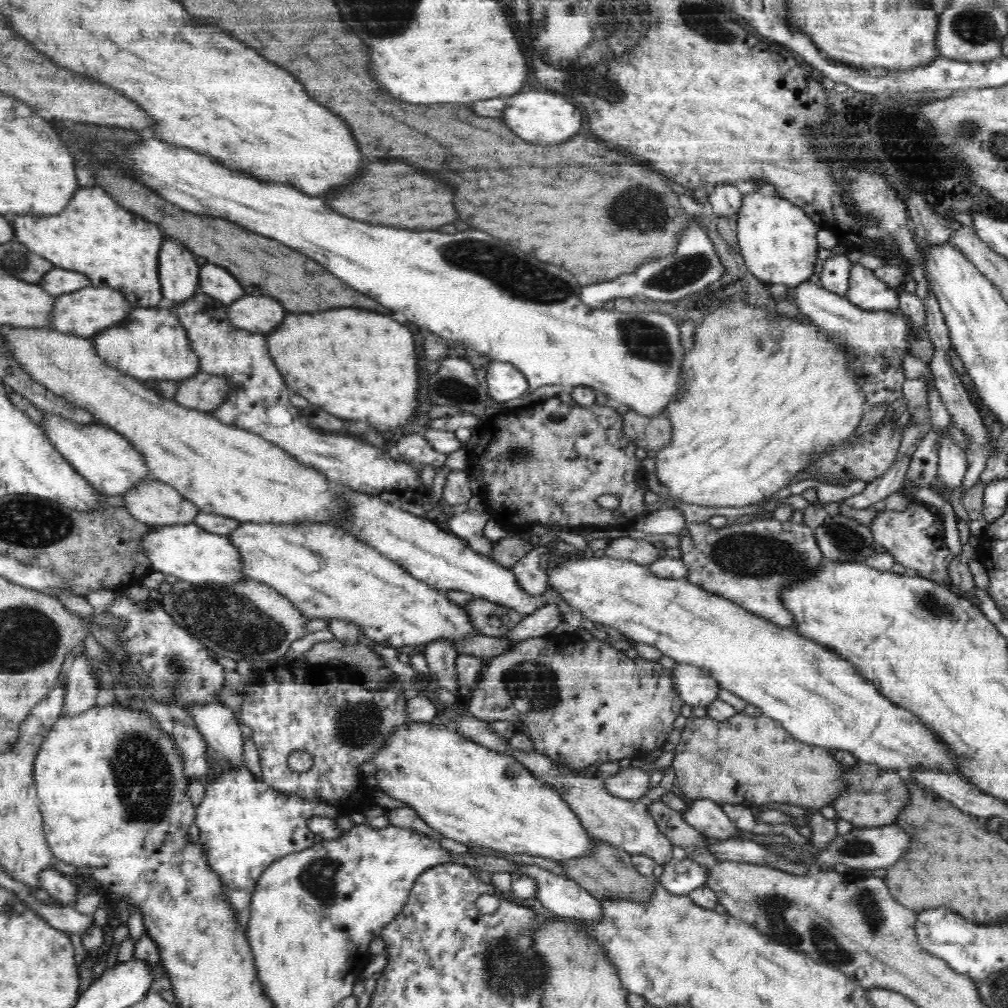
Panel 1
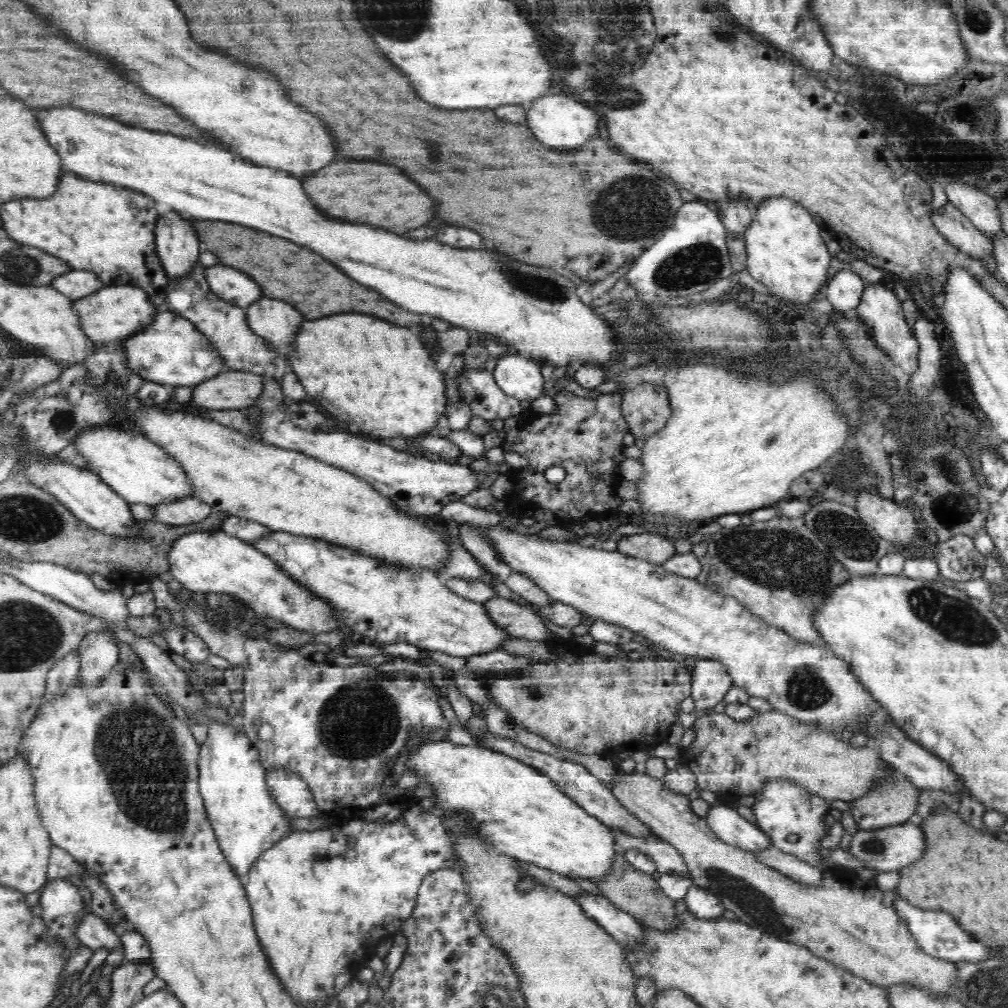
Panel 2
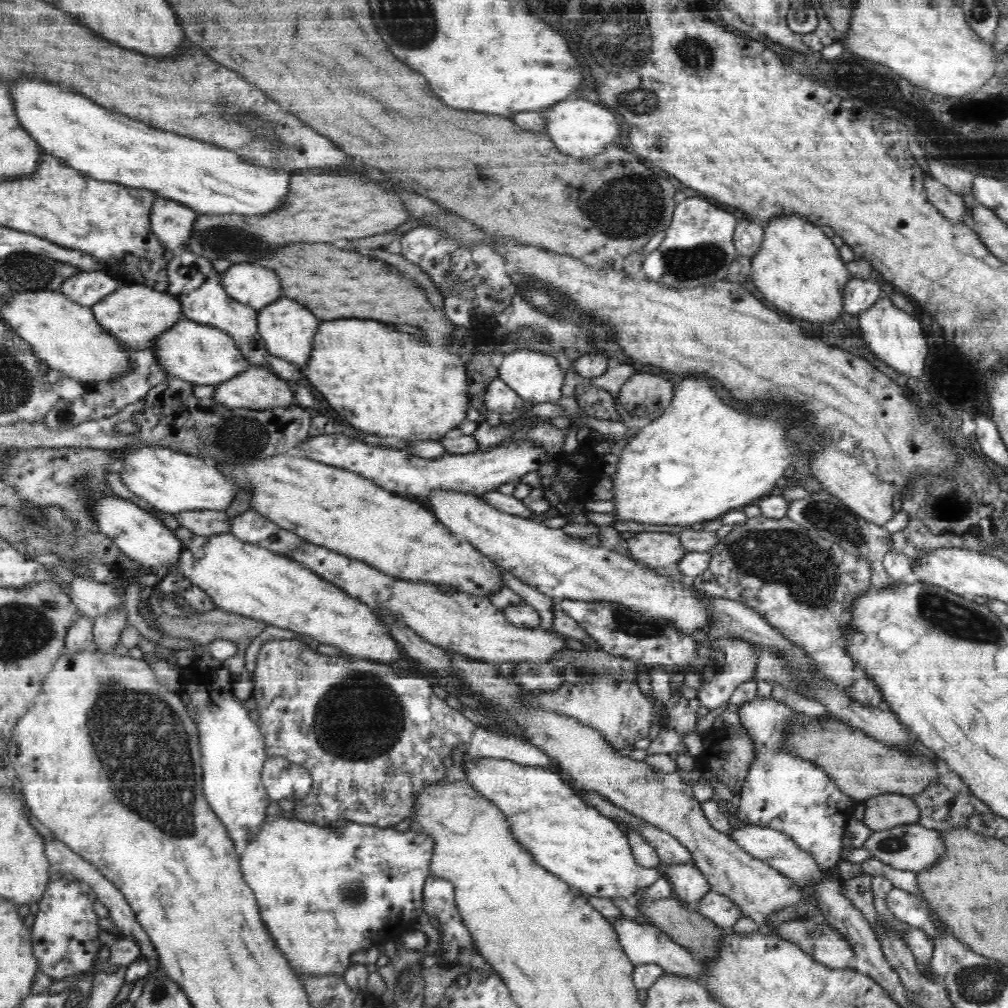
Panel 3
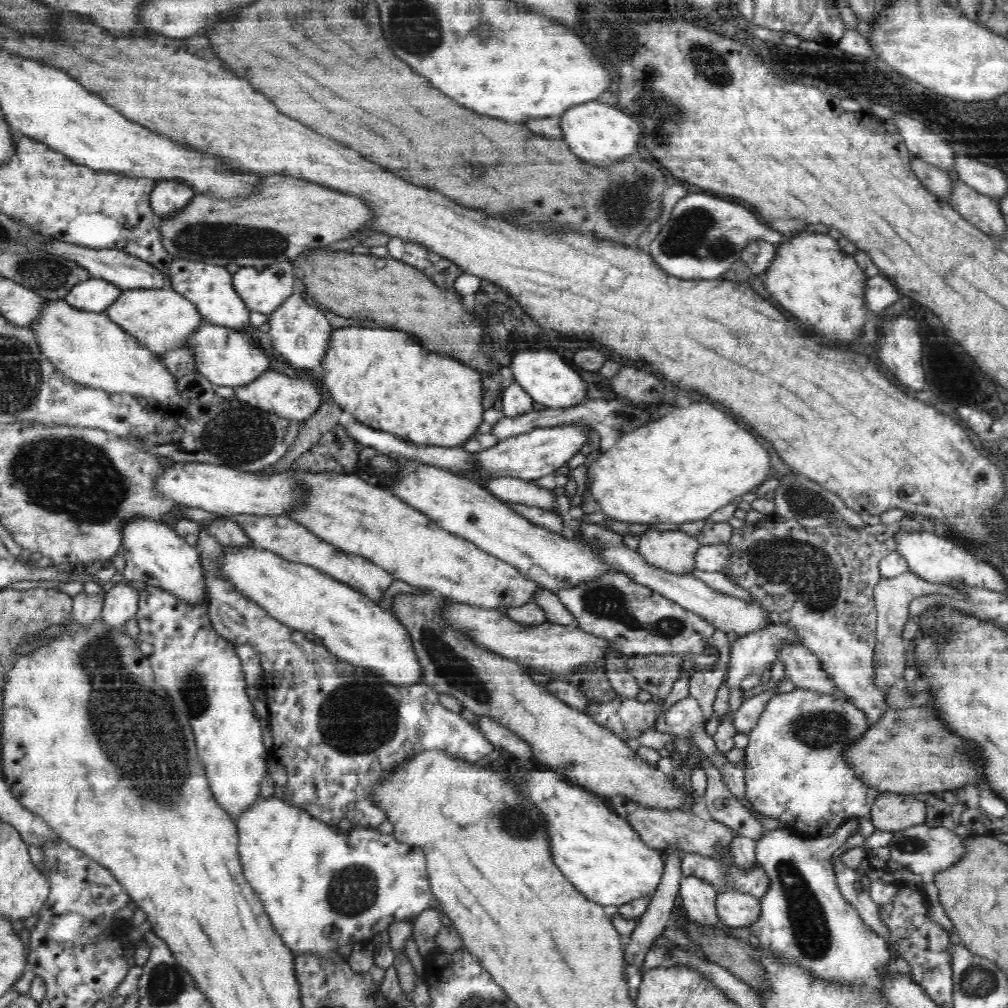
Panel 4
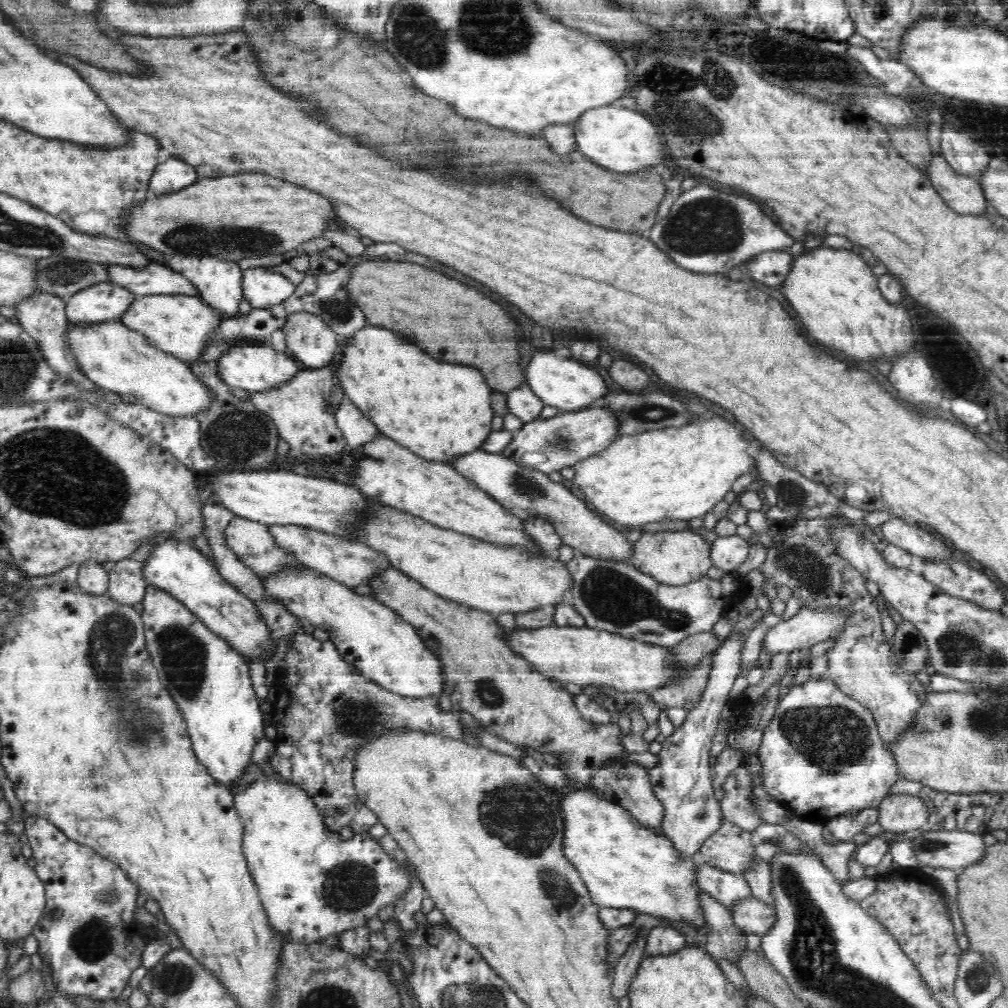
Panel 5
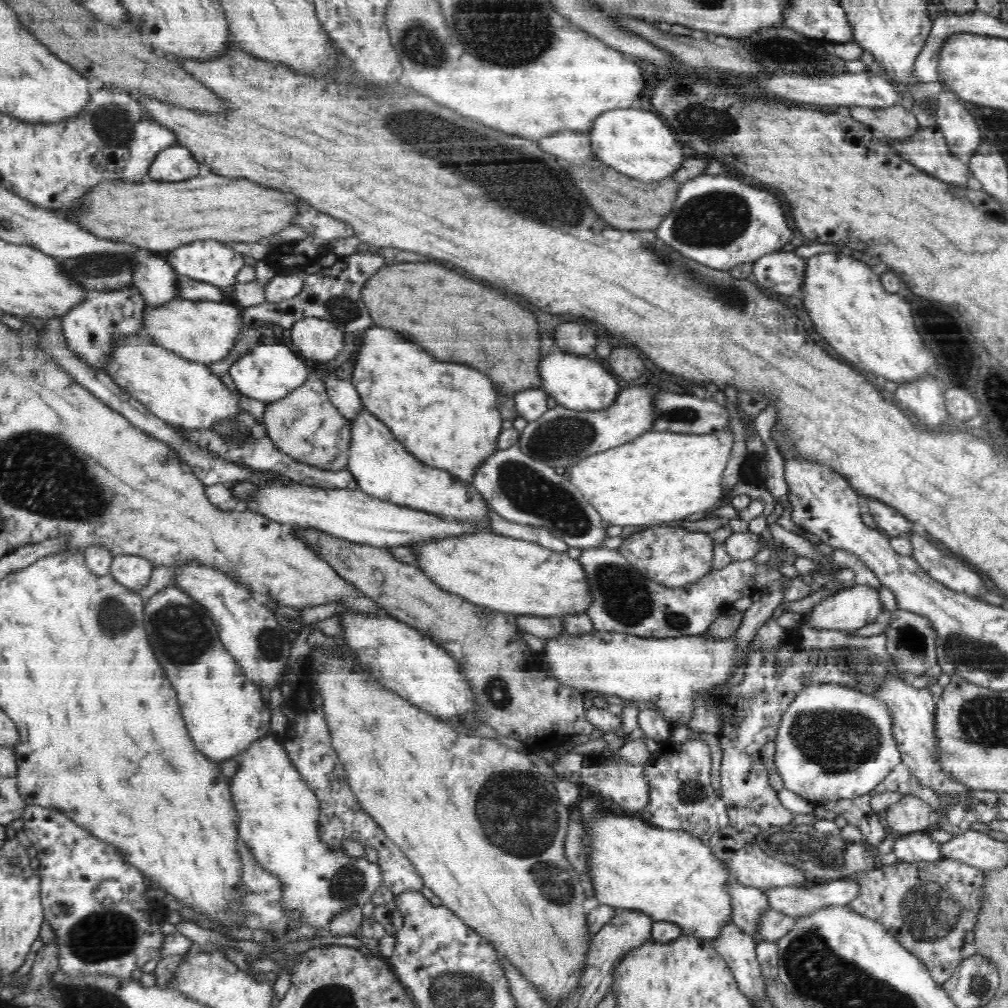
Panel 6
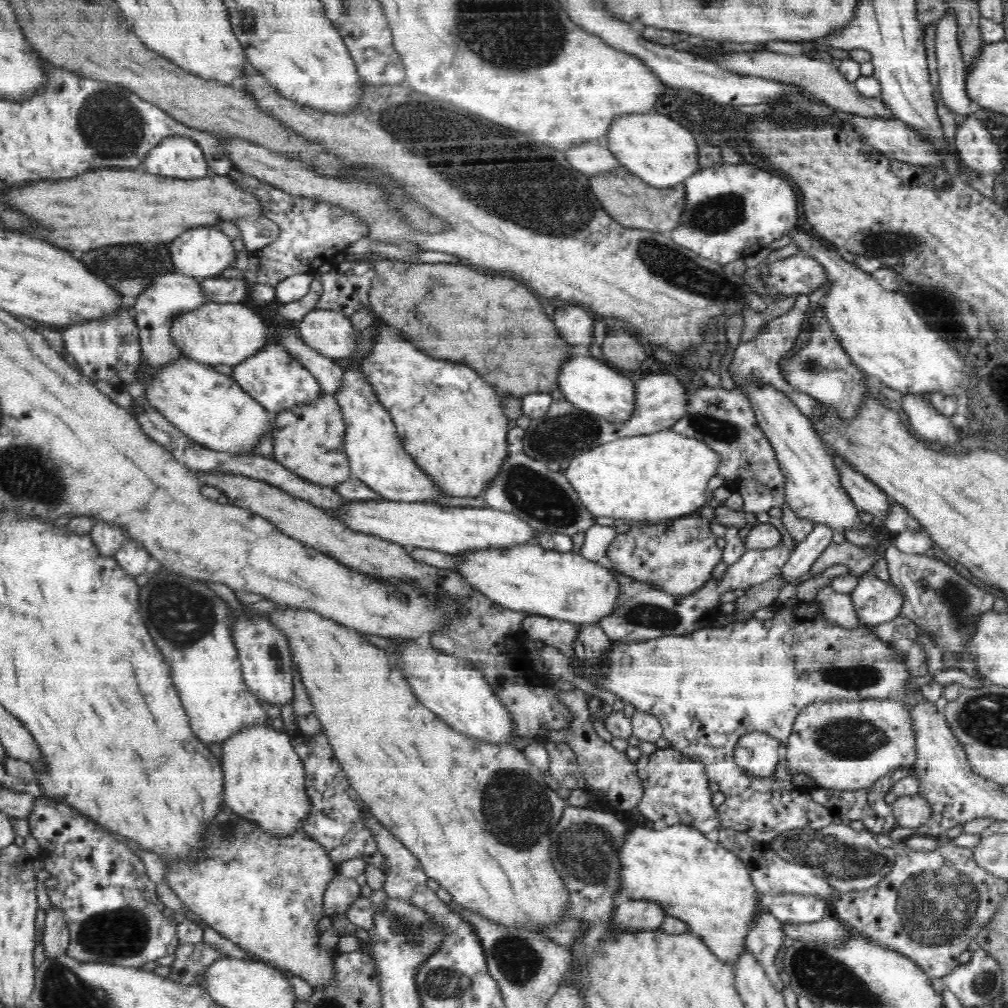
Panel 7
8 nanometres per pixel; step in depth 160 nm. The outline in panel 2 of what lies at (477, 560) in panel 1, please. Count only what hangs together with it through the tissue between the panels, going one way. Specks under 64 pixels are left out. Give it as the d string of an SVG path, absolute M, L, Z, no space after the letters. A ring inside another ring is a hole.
M454 538L451 544L455 545L455 552L453 553L453 560L451 567L446 572L440 572L440 578L448 580L449 578L462 578L462 580L480 580L491 585L494 584L494 577L490 572L487 572L477 561L466 552Z

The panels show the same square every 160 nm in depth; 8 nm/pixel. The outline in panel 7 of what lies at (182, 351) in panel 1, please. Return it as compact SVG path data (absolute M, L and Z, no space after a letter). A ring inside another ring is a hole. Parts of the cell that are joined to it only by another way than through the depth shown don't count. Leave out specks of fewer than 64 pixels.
M274 343L267 344L258 354L233 367L232 377L254 400L259 401L273 415L291 410L294 406L316 402L318 398L324 396L324 389L315 376L312 376L312 373L294 356Z

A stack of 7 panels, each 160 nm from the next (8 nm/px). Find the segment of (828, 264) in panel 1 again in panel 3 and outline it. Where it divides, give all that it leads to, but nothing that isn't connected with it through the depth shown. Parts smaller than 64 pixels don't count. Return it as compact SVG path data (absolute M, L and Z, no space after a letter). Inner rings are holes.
M852 278L846 286L844 295L844 310L848 314L860 314L863 310L870 308L878 298L885 293L880 289L876 281L860 280Z

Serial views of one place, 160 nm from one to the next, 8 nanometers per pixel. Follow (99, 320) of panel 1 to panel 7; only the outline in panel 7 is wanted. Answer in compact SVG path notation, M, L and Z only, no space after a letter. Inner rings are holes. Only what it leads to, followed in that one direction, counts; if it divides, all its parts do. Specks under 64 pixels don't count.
M204 303L197 309L179 314L171 326L172 342L181 348L183 356L205 365L217 366L226 364L235 367L243 360L250 359L252 355L258 354L260 350L267 346L267 329L264 320L260 315L254 313L250 308L242 303Z

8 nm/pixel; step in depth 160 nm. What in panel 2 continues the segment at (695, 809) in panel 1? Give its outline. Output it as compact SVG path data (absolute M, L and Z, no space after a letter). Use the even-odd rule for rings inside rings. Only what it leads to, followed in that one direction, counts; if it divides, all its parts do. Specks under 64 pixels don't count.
M726 804L711 805L705 816L708 828L726 844L756 852L774 846L770 833L744 819L736 809Z

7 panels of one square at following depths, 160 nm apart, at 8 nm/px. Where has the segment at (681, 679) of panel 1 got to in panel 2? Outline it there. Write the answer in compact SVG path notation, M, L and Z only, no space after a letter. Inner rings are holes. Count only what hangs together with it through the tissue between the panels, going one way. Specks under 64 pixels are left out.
M697 659L692 671L690 696L695 710L703 714L708 708L714 708L718 702L722 702L732 685L725 664L715 660Z

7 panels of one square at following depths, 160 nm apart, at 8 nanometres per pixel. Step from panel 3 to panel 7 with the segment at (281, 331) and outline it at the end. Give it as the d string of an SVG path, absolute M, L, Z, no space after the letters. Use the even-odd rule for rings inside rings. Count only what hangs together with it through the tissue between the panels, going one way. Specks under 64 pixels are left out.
M312 309L295 326L308 346L333 360L350 360L356 348L356 334L348 315L336 309Z

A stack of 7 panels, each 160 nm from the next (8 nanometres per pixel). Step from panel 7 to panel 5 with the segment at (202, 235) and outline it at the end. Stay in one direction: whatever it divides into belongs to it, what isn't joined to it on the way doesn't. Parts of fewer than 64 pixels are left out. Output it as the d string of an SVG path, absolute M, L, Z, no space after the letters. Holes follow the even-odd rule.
M174 254L170 256L166 265L192 282L192 285L199 290L198 297L212 308L218 309L224 318L228 319L240 314L239 306L243 298L243 270L238 266L238 261L222 259L214 254Z

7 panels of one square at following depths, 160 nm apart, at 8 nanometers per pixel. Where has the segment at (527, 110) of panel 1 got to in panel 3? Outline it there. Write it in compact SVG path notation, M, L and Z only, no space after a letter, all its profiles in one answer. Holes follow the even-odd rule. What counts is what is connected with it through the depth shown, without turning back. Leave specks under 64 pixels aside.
M586 98L563 100L555 106L542 110L541 113L545 132L550 134L556 148L560 148L560 152L566 155L578 156L578 158L600 155L608 142L616 142L620 136L620 124L616 114L600 104L588 102Z

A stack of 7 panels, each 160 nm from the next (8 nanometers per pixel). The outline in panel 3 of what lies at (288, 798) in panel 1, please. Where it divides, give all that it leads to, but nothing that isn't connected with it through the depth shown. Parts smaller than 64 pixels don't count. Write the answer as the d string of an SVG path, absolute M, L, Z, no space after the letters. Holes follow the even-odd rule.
M200 654L188 668L182 670L179 676L179 686L175 693L184 701L197 709L197 730L203 769L203 793L211 809L226 825L227 831L234 843L241 848L255 833L265 820L269 798L263 785L262 773L266 759L266 747L259 724L251 719L250 711L246 712L240 704L240 699L232 696L232 679L234 675L222 665L222 661L210 658L210 654Z

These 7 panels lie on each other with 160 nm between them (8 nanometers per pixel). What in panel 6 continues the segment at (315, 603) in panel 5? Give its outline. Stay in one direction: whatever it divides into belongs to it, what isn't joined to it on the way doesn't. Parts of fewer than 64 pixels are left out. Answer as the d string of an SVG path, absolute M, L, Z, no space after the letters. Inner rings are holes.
M341 611L338 615L342 621L344 640L359 656L363 656L362 661L370 664L370 671L384 680L382 685L387 685L392 692L441 720L467 726L464 721L466 714L475 713L476 703L471 686L462 674L461 663L431 639L388 613L380 614L378 618Z

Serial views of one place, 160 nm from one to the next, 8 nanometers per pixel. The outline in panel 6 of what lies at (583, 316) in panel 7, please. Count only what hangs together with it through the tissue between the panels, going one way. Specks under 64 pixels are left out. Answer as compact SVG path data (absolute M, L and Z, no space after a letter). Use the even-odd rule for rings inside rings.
M568 322L556 328L556 344L574 354L590 354L596 348L596 336L590 326Z

